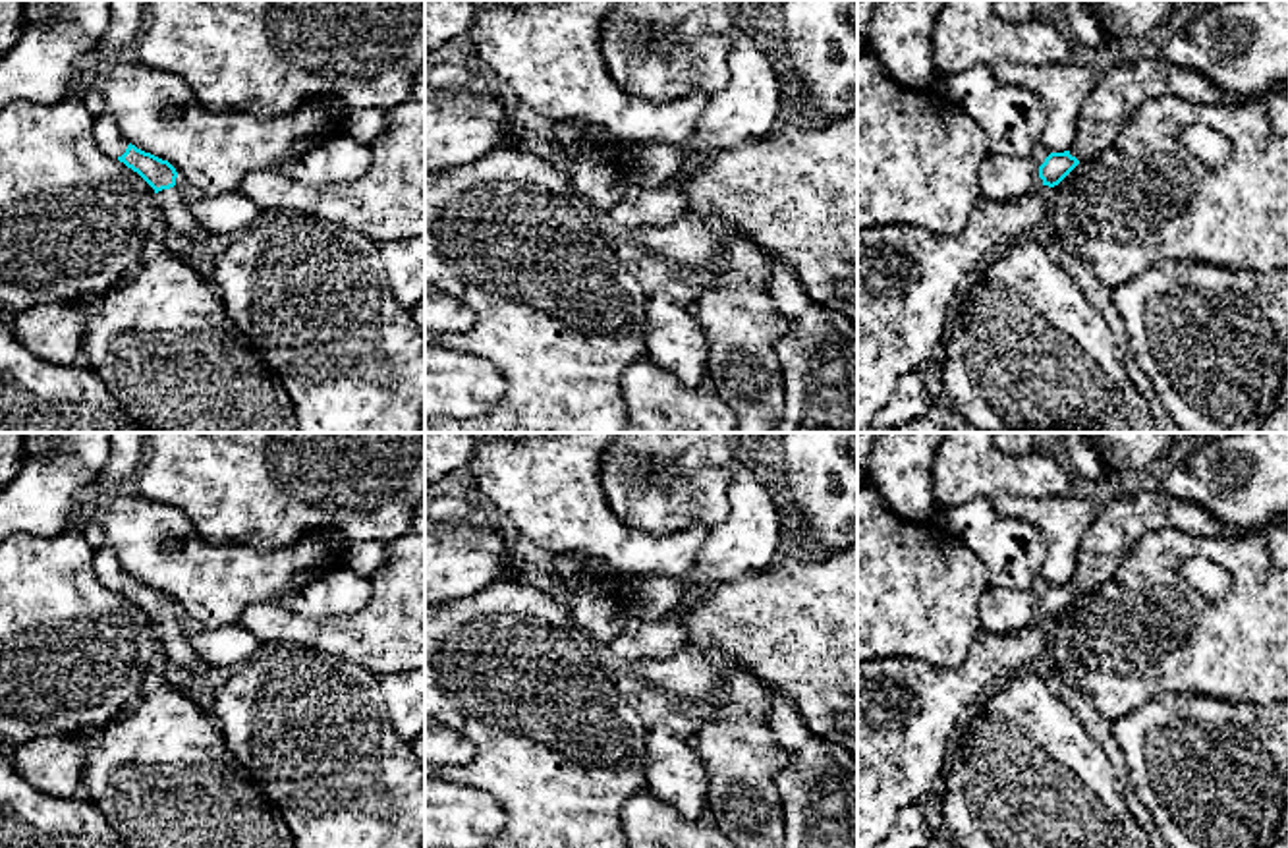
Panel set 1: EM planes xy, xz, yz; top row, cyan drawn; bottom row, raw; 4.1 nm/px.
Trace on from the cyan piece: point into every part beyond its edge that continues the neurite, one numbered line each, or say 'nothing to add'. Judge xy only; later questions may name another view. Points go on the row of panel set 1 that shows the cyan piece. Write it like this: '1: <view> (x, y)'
1: xy (109, 138)
2: xy (176, 219)

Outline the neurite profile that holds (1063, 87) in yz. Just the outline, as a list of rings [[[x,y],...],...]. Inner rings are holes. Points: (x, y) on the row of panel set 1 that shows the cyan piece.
[[[996,60],[991,71],[998,83],[1025,87],[1043,100],[1049,122],[1041,143],[1049,153],[1072,149],[1081,108],[1097,87],[1097,79],[1087,68],[1078,64],[1020,66],[1008,60]]]

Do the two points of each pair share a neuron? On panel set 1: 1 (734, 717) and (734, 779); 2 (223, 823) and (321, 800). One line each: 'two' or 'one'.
1: one
2: two

